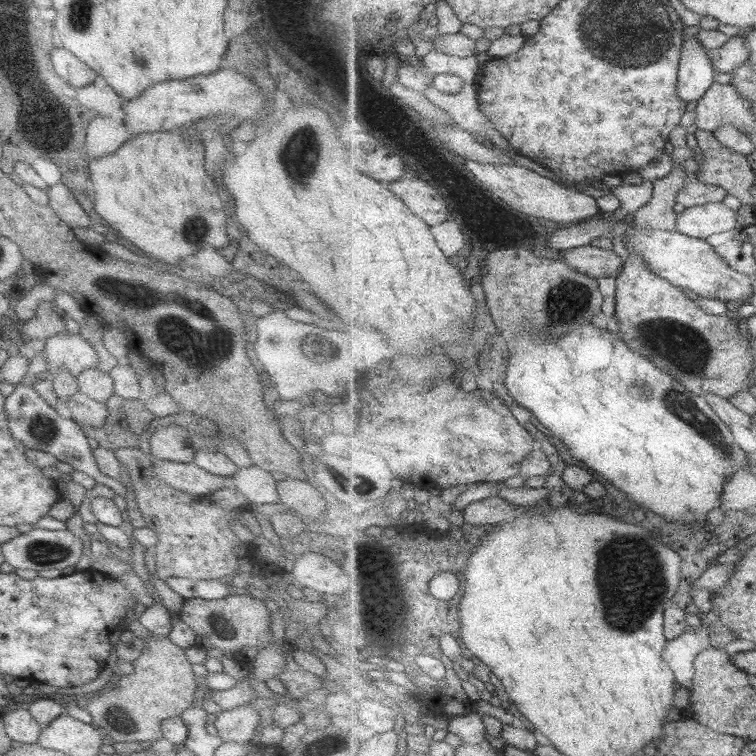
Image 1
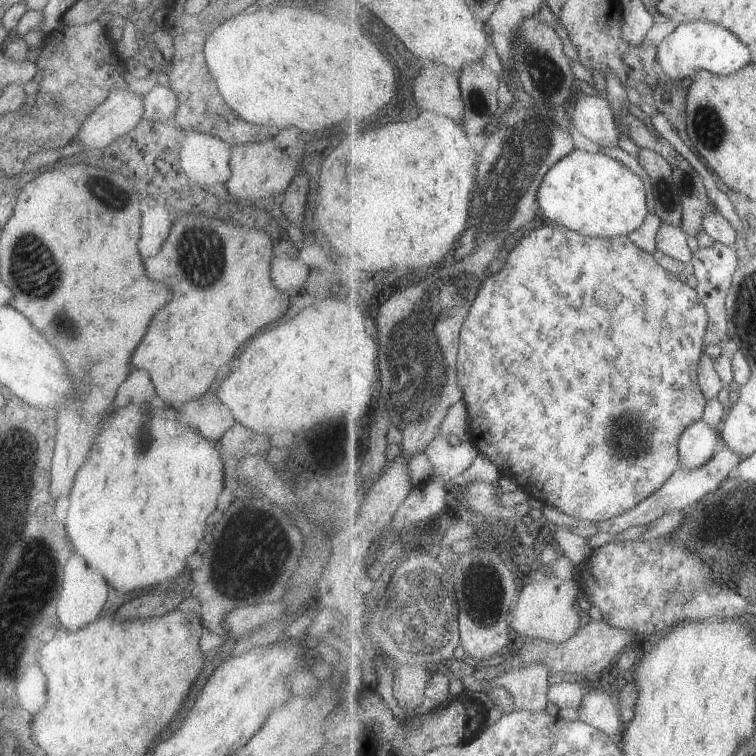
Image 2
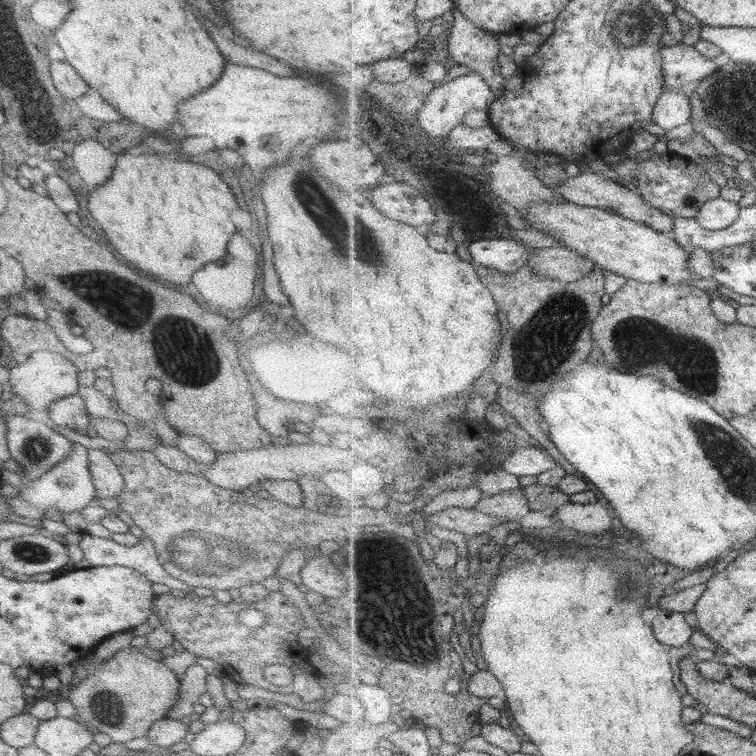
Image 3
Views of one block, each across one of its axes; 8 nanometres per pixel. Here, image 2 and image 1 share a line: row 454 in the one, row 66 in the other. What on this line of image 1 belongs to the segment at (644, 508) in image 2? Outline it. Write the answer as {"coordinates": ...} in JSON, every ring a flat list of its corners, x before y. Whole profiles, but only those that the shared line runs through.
{"coordinates":[[742,34,730,38,728,42,717,50,707,50,707,55,711,58,717,72,725,72,725,74,733,73,742,64,750,60,751,53,747,51,745,38]]}

